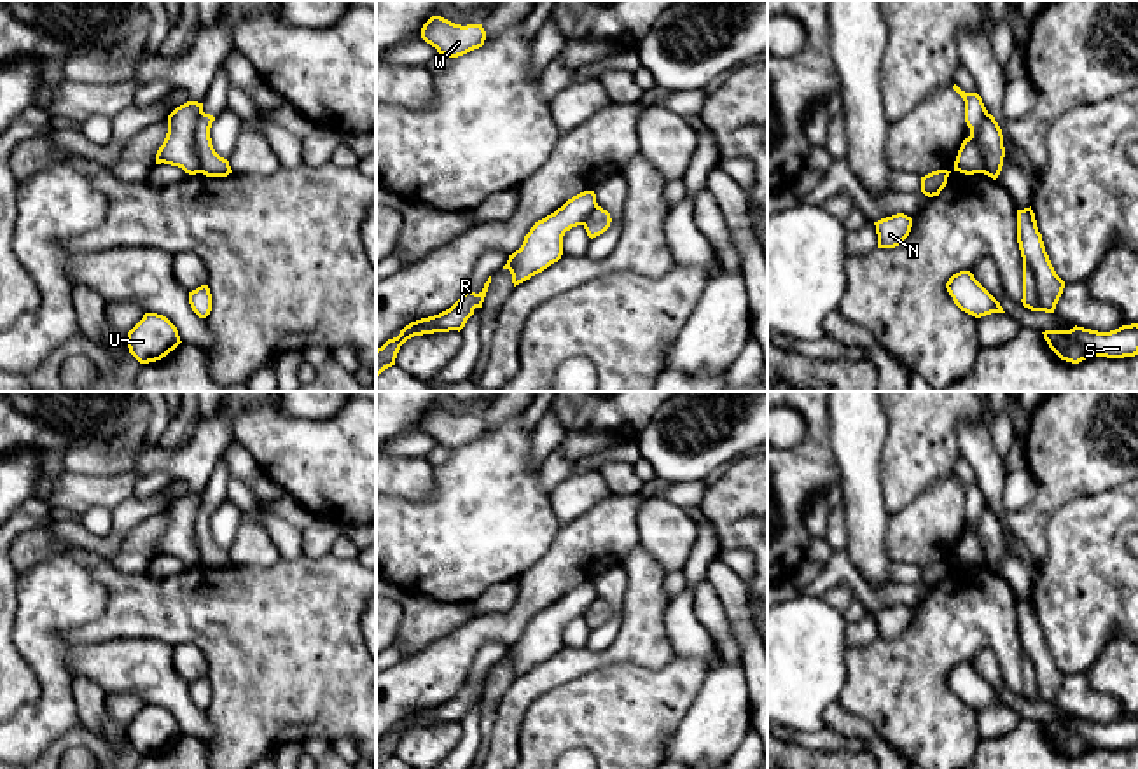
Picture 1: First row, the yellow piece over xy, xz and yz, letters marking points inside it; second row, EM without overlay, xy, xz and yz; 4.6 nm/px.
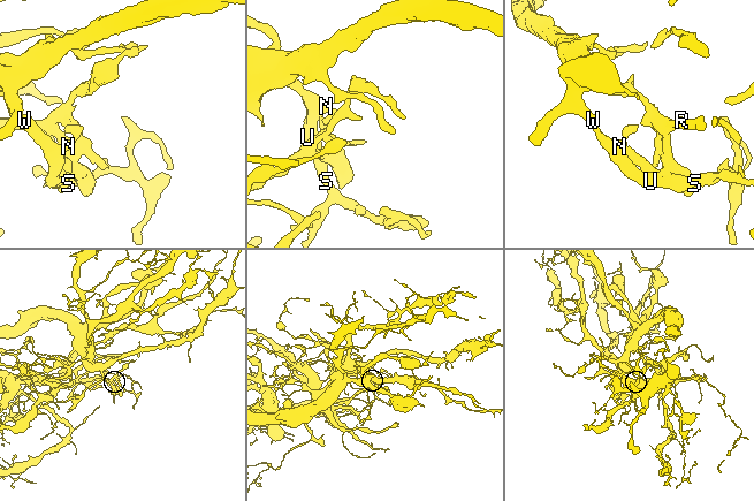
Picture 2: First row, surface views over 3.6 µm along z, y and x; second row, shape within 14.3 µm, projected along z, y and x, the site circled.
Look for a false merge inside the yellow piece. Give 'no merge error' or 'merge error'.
merge error

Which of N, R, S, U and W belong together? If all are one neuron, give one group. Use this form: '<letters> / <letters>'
N S U W / R

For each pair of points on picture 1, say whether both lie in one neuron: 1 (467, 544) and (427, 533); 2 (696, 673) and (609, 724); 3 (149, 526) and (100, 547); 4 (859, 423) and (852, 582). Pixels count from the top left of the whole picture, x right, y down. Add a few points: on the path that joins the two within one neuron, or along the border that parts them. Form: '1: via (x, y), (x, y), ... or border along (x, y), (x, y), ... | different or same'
1: via (457, 544), (437, 544) | same
2: via (675, 685), (663, 698), (630, 712) | same
3: border along (156, 514), (138, 521), (126, 533), (111, 561) | different
4: border along (845, 551), (873, 584), (887, 584) | different

